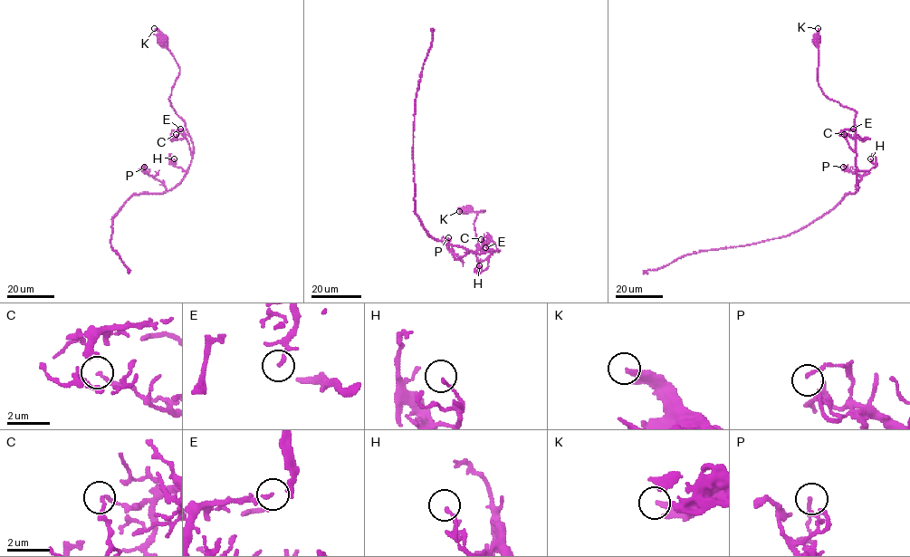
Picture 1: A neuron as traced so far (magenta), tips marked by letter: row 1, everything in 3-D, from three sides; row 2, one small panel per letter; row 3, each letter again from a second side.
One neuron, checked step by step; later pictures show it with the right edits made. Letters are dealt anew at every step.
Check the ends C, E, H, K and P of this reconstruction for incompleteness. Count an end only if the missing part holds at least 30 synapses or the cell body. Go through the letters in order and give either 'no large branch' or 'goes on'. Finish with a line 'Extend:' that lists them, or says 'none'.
C: no large branch
E: no large branch
H: no large branch
K: no large branch
P: no large branch
Extend: none

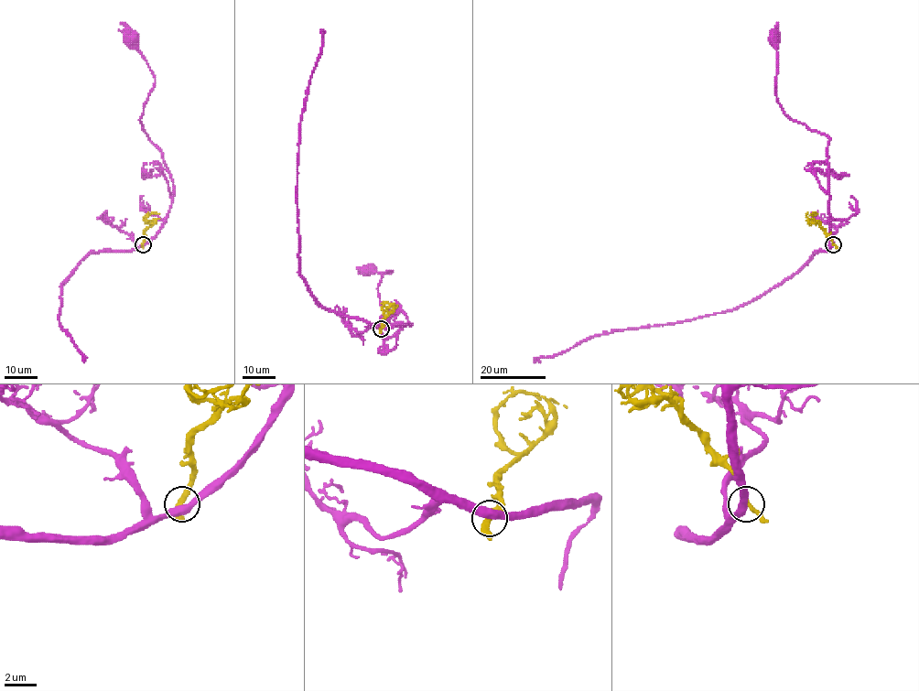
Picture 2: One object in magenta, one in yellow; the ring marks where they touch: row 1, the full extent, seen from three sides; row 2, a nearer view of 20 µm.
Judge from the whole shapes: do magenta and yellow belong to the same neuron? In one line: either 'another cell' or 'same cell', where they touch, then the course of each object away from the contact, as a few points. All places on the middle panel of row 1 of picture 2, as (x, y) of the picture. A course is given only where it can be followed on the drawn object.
another cell; at (381, 329); magenta runs (382, 329), (411, 324), (385, 322), (377, 285), (385, 272), (392, 272), (367, 272); yellow runs (381, 329), (387, 316), (383, 308), (392, 311), (397, 307)

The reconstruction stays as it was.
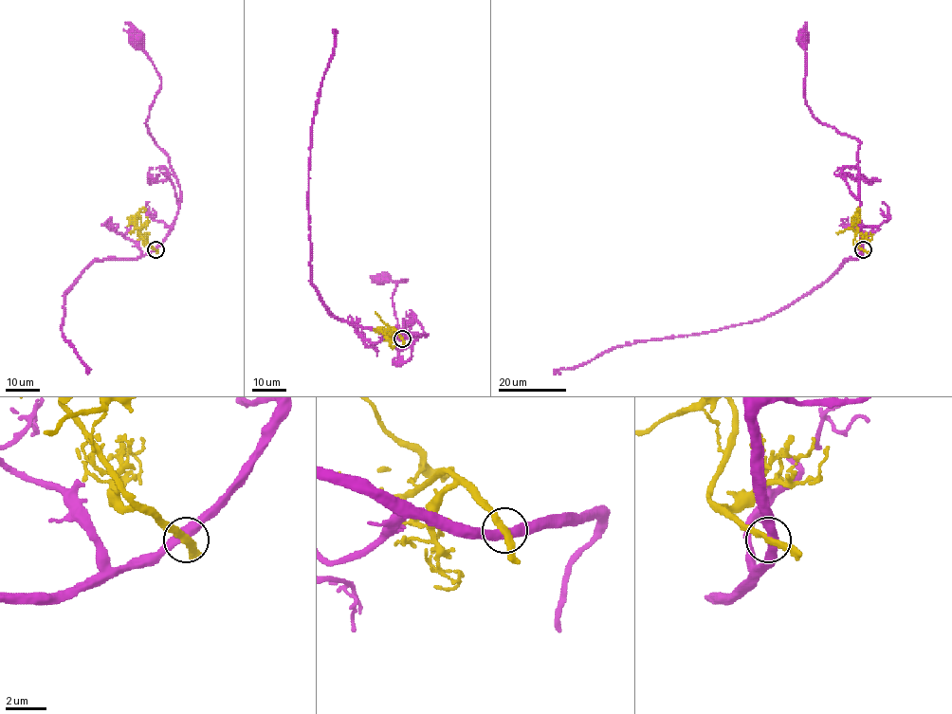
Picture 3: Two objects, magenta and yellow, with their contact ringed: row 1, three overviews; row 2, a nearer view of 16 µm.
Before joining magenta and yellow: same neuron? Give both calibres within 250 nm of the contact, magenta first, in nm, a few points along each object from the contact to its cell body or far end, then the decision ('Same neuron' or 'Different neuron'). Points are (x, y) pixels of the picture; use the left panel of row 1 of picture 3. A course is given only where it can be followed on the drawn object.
Thickness 440 nm (magenta) against 320 nm. Course of magenta: (155, 250), (175, 218), (180, 189), (168, 155), (145, 124), (160, 77), (135, 36). Course of yellow: (155, 250), (146, 243), (134, 224), (135, 215), (141, 209), (145, 209). Different neuron

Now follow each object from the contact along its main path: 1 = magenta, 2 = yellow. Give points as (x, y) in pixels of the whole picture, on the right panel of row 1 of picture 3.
1: (863, 250), (859, 143), (822, 124), (805, 100), (805, 36)
2: (863, 250), (853, 243), (857, 226), (852, 215), (859, 209), (857, 209)

